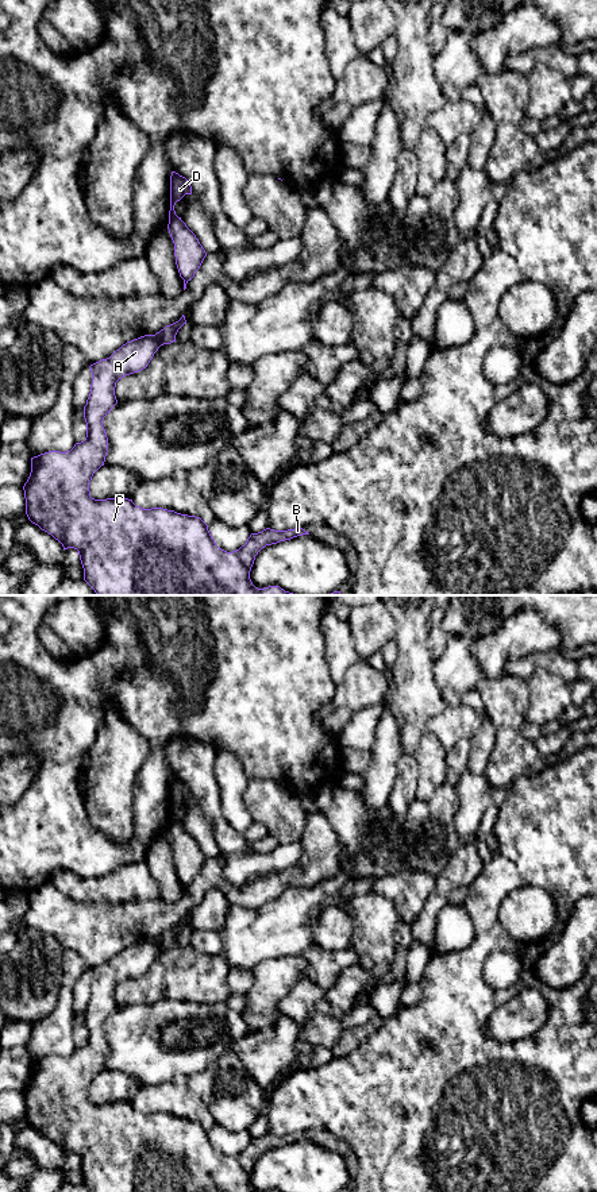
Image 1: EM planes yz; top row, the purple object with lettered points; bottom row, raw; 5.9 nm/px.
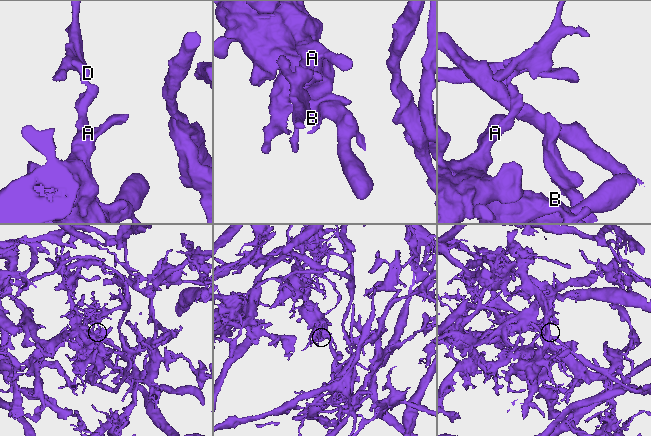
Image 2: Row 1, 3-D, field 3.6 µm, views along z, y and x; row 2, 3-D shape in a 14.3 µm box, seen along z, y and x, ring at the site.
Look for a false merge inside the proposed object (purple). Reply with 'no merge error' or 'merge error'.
merge error

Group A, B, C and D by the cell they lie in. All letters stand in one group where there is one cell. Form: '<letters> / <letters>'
A B C / D

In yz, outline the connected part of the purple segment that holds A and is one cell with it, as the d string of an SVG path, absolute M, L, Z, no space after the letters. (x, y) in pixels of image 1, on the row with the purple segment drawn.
M185 316L166 325L155 335L145 335L123 344L109 358L90 364L92 385L84 406L86 423L86 437L76 443L70 451L49 451L31 458L31 472L23 486L26 498L26 514L28 520L42 531L58 540L63 551L74 548L78 551L84 568L84 580L97 595L298 595L285 591L280 586L258 589L250 579L250 571L255 556L266 545L290 540L297 536L309 535L303 528L274 531L270 528L251 533L246 544L239 549L227 552L219 548L208 531L208 525L196 516L181 514L162 508L143 509L132 499L115 497L95 499L90 497L89 485L93 474L104 466L108 452L108 437L103 427L104 417L118 404L115 396L116 382L126 375L138 373L147 367L158 348L176 342L178 329L186 324Z

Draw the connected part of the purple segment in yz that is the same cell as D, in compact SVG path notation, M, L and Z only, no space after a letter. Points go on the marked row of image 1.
M172 171L170 175L170 211L169 211L169 221L177 219L174 205L180 201L185 194L192 194L192 186L188 180L180 175L176 171Z

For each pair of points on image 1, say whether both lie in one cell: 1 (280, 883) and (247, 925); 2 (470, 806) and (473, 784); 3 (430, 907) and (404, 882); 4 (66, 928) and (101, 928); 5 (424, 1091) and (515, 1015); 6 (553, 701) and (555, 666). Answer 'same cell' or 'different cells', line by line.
1: different cells
2: same cell
3: different cells
4: same cell
5: different cells
6: different cells

